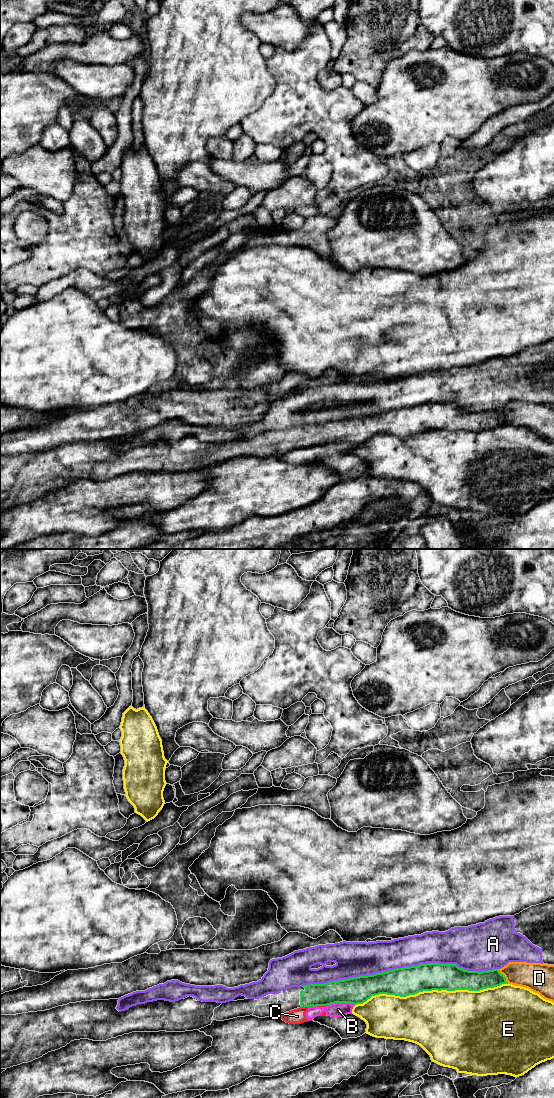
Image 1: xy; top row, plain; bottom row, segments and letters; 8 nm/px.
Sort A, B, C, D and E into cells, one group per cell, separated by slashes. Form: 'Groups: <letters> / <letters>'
Groups: A / B C / D / E

